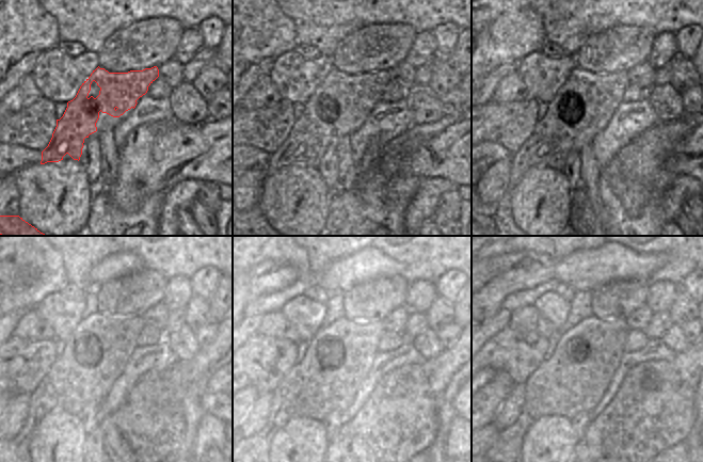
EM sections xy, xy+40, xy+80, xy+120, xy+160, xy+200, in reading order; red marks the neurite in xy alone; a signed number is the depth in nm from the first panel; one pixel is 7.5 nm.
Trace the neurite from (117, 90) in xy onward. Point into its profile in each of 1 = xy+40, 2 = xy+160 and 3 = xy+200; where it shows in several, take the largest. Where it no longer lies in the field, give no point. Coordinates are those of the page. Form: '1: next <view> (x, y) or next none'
1: next xy+40 (318, 120)
2: next xy+160 (254, 452)
3: next xy+200 (499, 452)

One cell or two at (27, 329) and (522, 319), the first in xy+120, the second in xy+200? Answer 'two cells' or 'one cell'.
one cell

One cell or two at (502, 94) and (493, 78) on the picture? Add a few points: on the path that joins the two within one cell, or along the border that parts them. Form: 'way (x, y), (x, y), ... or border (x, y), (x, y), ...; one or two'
border (514, 69), (496, 84), (489, 101); two

